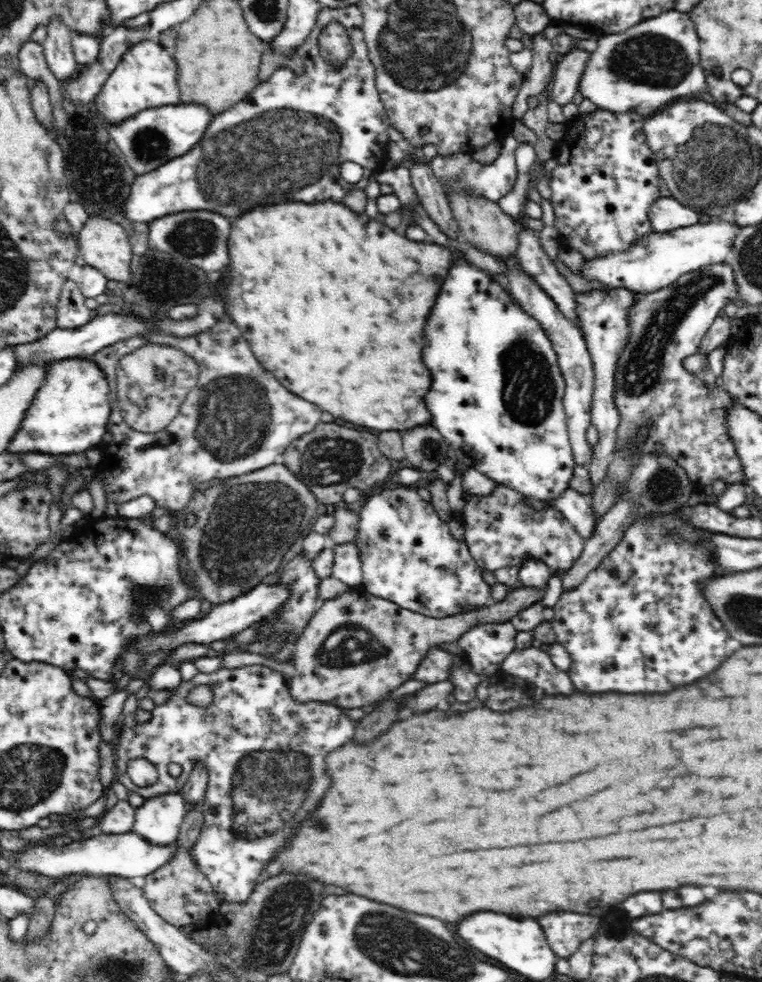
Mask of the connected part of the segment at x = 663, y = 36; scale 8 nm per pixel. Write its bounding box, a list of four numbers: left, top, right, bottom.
[579,8,708,116]

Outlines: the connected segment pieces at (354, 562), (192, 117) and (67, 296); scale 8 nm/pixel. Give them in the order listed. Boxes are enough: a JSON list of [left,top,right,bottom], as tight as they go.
[[332,543,362,587],[104,104,216,174],[57,280,92,330]]

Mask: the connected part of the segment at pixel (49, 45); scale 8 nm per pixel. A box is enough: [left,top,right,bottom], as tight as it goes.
[43,18,78,82]

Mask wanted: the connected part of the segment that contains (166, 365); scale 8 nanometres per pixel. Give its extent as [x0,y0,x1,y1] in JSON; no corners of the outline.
[116,344,199,432]

